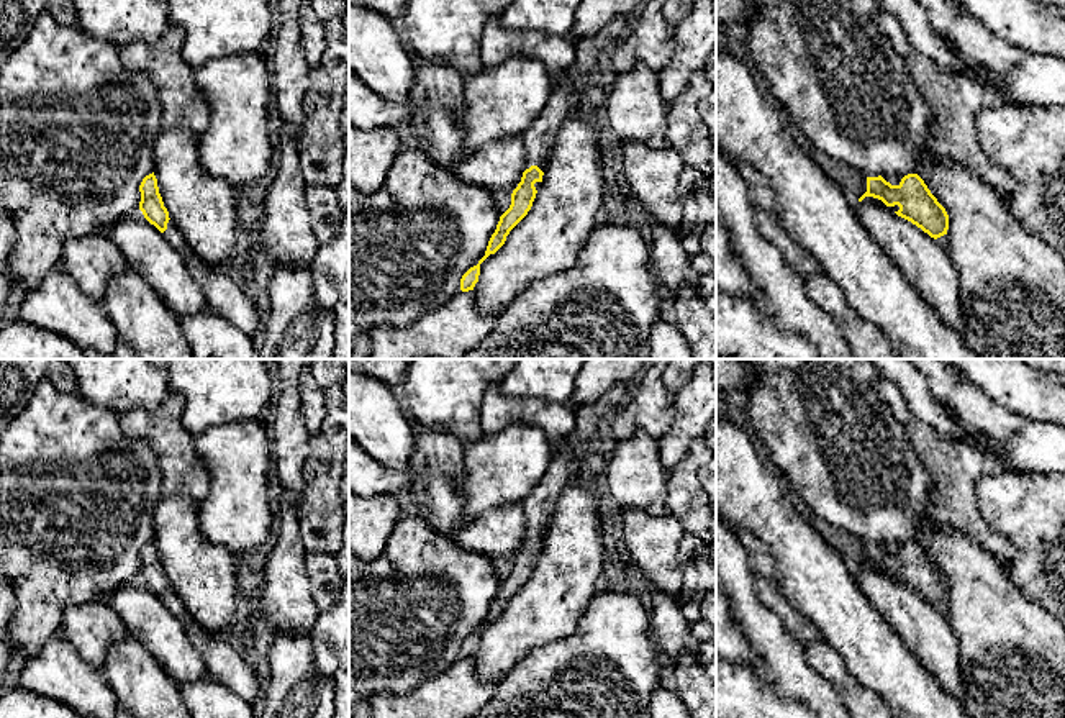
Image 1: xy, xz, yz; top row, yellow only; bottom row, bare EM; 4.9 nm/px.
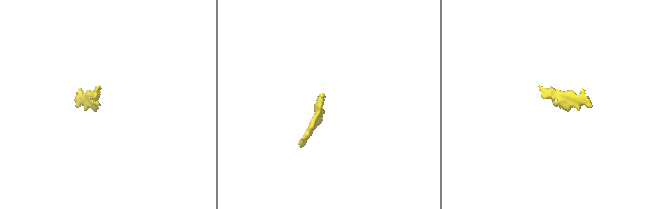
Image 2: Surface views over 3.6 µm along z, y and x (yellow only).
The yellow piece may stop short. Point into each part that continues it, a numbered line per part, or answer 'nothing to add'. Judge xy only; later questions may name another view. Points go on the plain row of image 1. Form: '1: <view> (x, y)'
1: xy (222, 661)

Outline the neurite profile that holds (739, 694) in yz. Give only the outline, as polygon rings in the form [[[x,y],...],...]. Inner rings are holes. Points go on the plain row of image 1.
[[[716,657],[716,718],[816,718],[800,702],[777,695],[749,666]]]

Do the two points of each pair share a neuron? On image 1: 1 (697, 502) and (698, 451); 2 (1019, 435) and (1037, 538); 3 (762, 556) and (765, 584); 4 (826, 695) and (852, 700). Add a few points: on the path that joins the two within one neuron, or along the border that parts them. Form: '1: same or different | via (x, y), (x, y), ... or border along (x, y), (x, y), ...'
1: same | via (690, 489), (692, 464)
2: different | border along (1006, 469), (1047, 474)
3: same | via (762, 563), (765, 577)
4: different | border along (813, 668), (841, 700)

